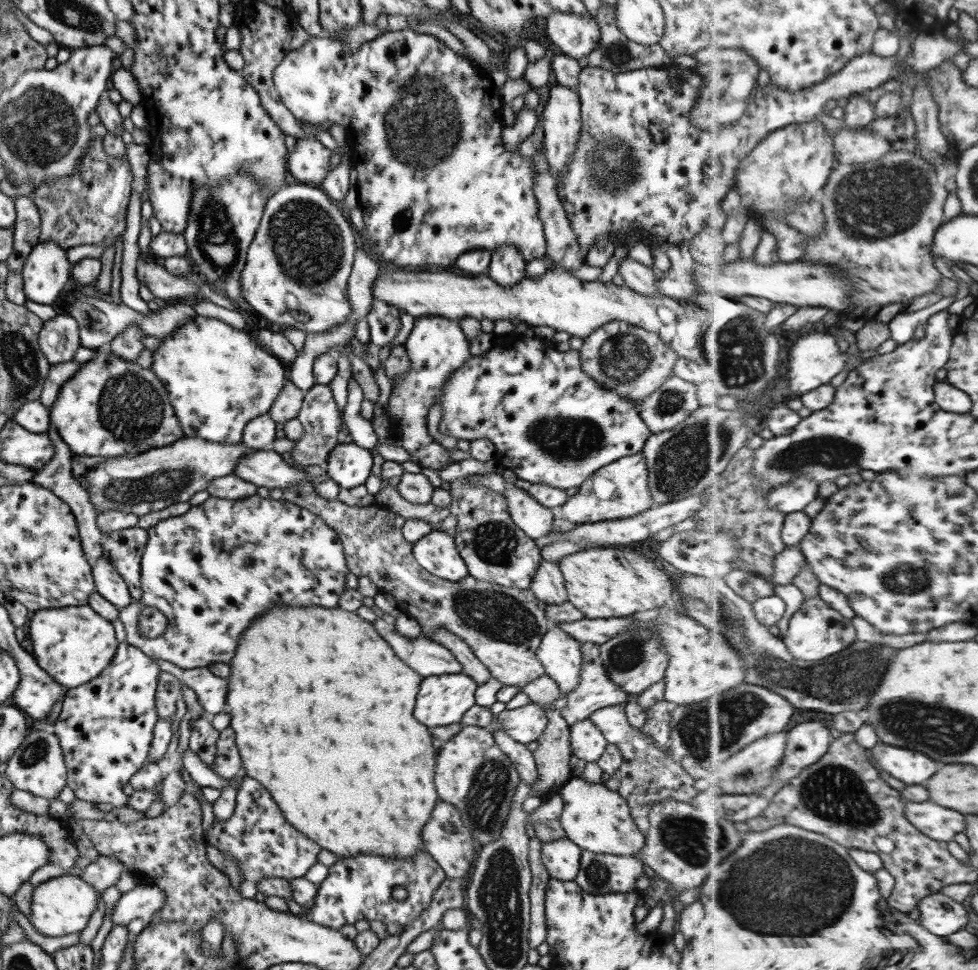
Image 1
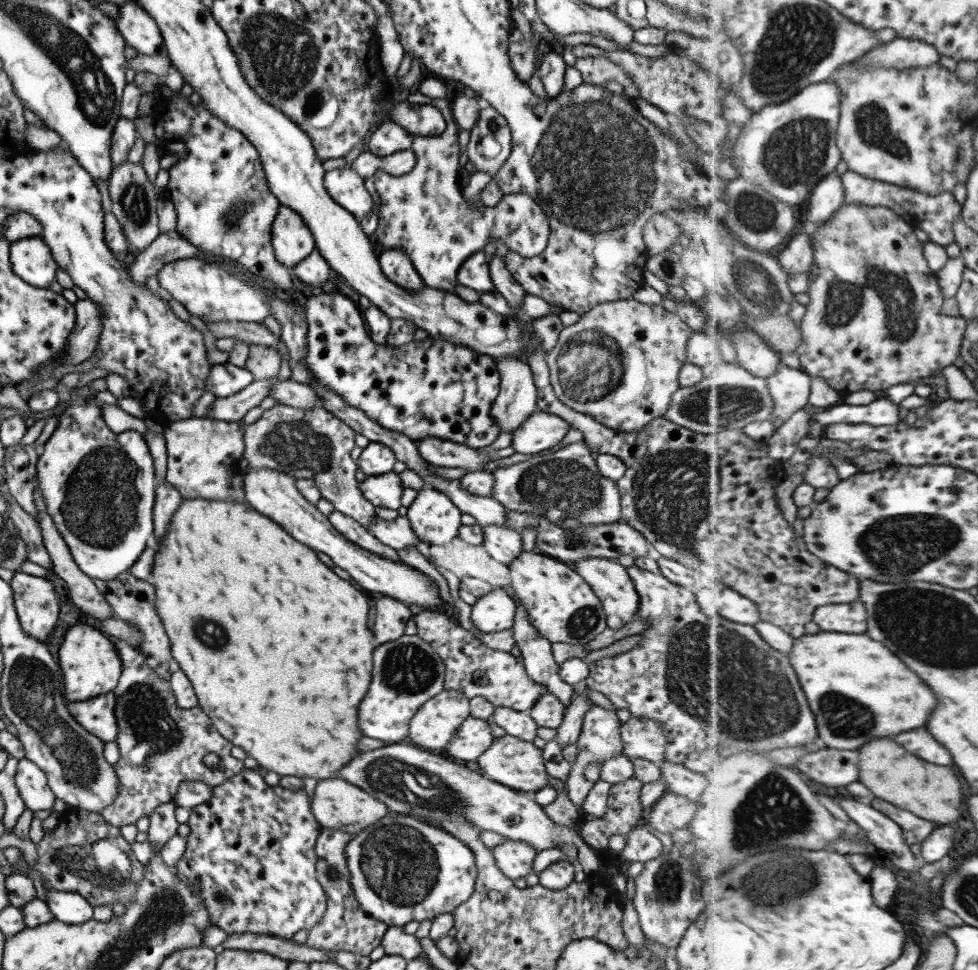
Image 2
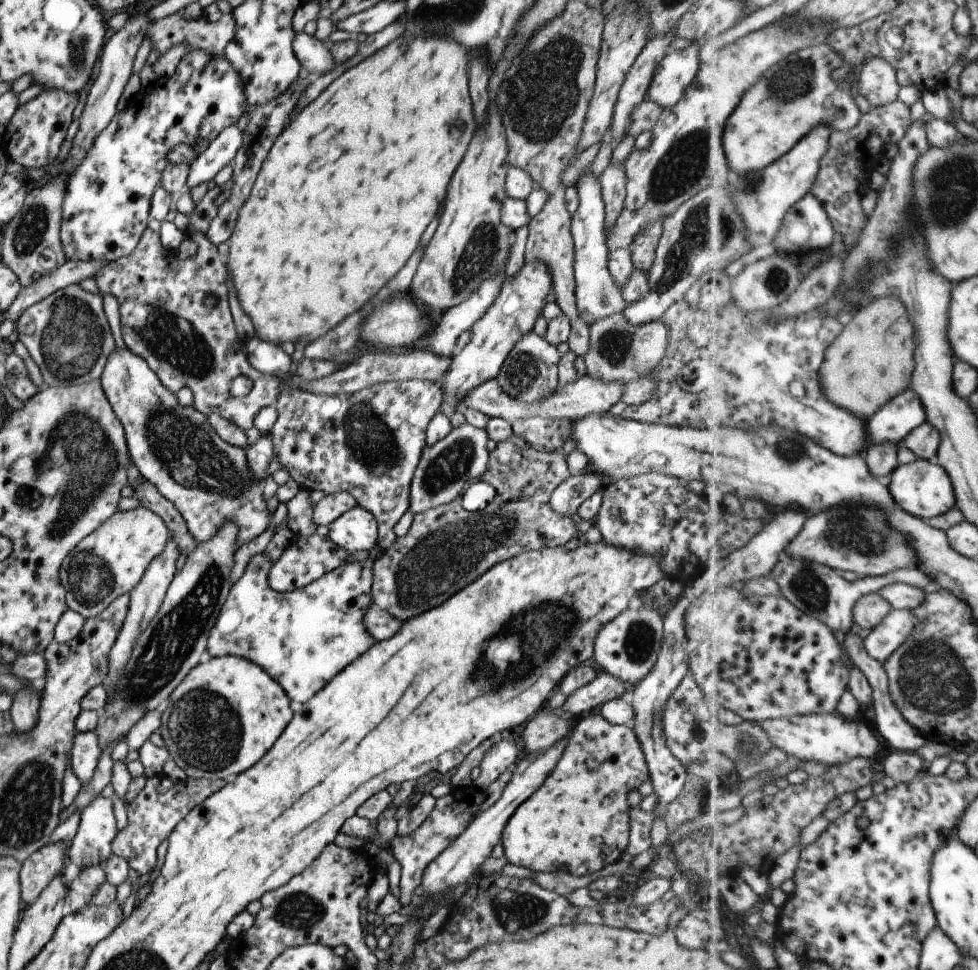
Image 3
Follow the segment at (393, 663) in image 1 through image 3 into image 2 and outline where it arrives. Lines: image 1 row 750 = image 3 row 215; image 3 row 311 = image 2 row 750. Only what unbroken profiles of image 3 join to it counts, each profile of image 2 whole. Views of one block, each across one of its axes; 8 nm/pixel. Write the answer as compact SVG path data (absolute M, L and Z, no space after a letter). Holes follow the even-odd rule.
M183 498L181 504L177 506L177 510L173 512L171 516L172 520L169 524L169 530L165 534L163 541L157 545L154 552L153 567L150 574L149 582L152 584L155 590L156 600L154 601L155 611L161 619L165 635L169 639L170 654L181 672L189 679L193 692L196 696L196 702L199 708L209 717L213 728L223 737L228 740L232 746L239 746L243 752L245 752L247 758L253 758L257 762L257 769L261 771L275 772L278 776L295 776L297 778L314 778L317 781L327 780L327 778L336 778L339 774L339 770L349 762L353 760L359 752L355 750L355 744L359 742L361 738L361 730L357 728L357 704L361 702L361 698L365 696L367 692L367 680L371 680L371 668L373 668L373 662L371 662L371 654L373 654L374 646L371 646L371 638L374 634L371 634L371 630L367 628L367 622L369 621L369 607L371 605L370 598L363 596L359 590L355 590L349 581L342 580L339 576L335 576L325 564L321 564L315 556L313 550L296 542L288 533L285 533L275 522L268 520L267 517L259 514L248 504L237 504L237 502L223 502L223 500L203 500L203 498Z

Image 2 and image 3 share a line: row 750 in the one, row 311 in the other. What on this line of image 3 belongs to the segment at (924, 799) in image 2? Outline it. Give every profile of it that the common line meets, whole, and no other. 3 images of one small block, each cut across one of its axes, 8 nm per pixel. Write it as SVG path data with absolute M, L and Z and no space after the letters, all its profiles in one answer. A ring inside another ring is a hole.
M879 298L846 320L845 334L829 347L821 382L829 400L849 412L869 418L912 384L915 370L915 326L899 298Z

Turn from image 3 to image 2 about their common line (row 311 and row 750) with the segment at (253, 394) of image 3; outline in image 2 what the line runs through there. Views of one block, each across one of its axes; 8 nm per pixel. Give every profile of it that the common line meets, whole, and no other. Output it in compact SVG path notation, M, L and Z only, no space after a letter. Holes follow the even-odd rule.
M113 640L120 661L120 676L112 693L115 696L115 744L119 759L112 764L119 782L119 791L101 812L102 817L115 826L135 824L142 816L148 817L161 804L172 801L177 785L184 781L203 782L217 786L243 769L242 760L229 755L232 744L225 740L211 724L209 717L199 708L182 709L176 705L168 680L148 668L139 650ZM213 752L219 758L216 768L203 764L202 758Z

